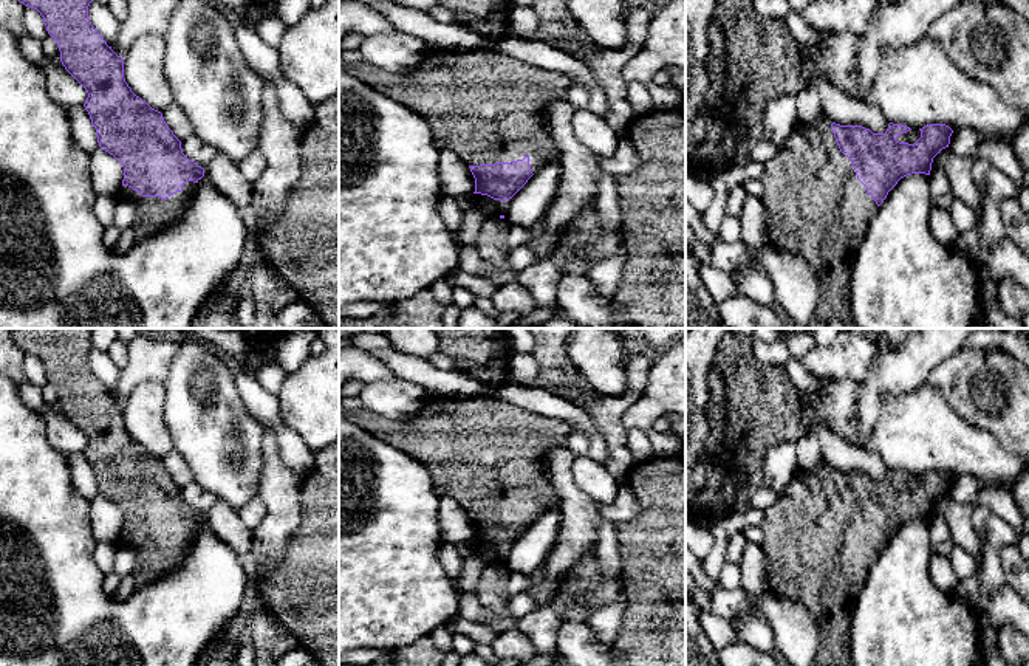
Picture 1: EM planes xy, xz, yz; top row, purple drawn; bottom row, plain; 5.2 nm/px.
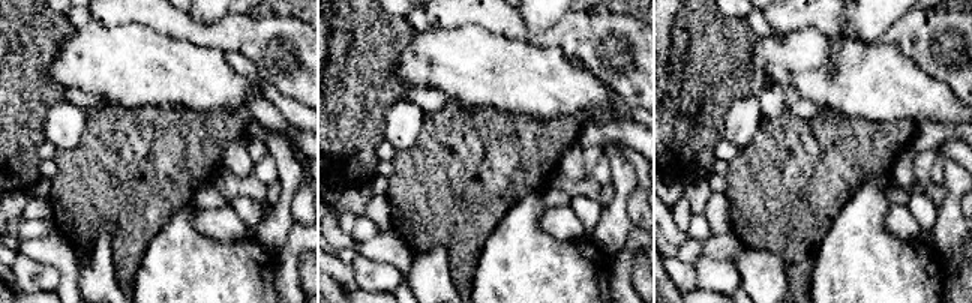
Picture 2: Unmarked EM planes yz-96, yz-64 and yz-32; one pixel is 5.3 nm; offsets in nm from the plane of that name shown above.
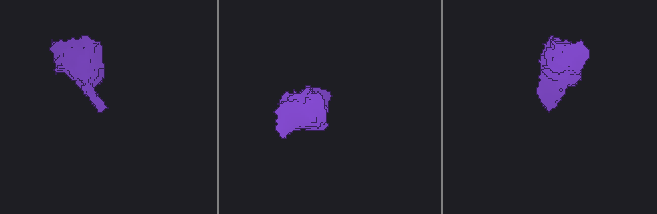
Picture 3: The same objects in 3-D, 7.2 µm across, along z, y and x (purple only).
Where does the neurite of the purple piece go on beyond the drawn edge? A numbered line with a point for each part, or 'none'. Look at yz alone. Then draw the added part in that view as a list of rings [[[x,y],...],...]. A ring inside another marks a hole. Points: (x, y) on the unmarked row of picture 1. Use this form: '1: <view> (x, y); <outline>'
1: yz (814, 552); [[[826,463],[800,469],[778,500],[764,510],[760,527],[767,590],[802,601],[814,613],[820,630],[819,666],[851,666],[853,609],[879,553],[857,527],[851,506],[840,499]]]

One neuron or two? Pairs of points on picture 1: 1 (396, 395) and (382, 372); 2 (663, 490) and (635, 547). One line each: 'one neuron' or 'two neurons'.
1: two neurons
2: one neuron

